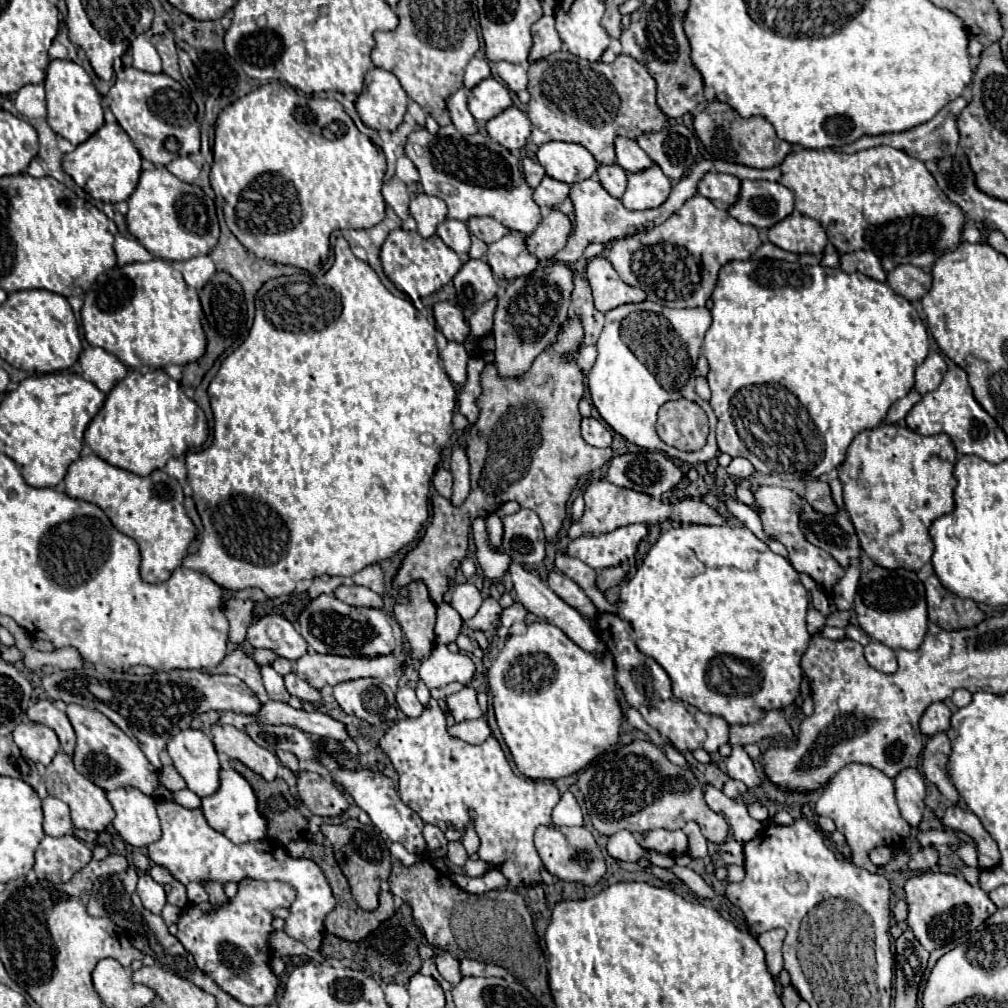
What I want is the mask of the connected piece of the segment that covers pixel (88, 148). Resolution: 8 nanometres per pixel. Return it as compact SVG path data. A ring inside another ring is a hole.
M103 124L89 140L79 144L73 152L63 156L63 170L81 186L89 196L99 202L121 202L131 196L141 174L141 156L119 124Z

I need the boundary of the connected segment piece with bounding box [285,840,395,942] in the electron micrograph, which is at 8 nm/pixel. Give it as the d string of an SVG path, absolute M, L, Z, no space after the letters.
M293 840L293 842L287 844L285 848L287 848L287 852L289 852L291 856L315 860L315 862L323 868L323 872L325 872L325 876L327 876L327 880L329 880L329 884L331 884L331 888L333 888L333 892L335 892L335 898L337 898L335 910L325 918L325 930L327 930L329 934L335 934L335 936L339 936L339 938L343 938L343 940L359 942L359 940L363 940L367 934L371 934L371 932L385 920L385 916L389 918L389 916L395 912L391 892L387 892L387 904L381 904L381 906L379 906L377 910L373 910L373 912L365 912L365 910L361 910L361 908L357 906L357 902L355 902L355 898L353 898L353 894L351 894L351 890L349 890L347 878L343 876L337 860L333 858L333 848L331 848L331 844L321 844L321 846L319 846L319 844L307 842L307 840Z

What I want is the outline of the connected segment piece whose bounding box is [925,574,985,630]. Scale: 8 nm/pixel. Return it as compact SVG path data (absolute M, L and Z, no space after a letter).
M933 574L925 580L929 620L943 630L973 628L985 620L985 612L967 598L959 598L945 590L939 578Z

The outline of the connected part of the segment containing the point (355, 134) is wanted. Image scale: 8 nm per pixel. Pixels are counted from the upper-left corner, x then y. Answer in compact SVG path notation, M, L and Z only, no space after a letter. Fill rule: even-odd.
M269 82L265 86L259 86L257 90L249 92L247 96L239 98L237 102L229 104L227 108L223 108L223 112L217 118L212 151L213 163L209 179L211 188L213 188L213 192L215 192L221 208L223 208L225 222L227 222L229 230L235 234L235 238L249 252L253 252L257 258L267 258L271 262L291 264L291 266L297 266L297 268L303 268L303 270L309 270L309 272L317 272L323 266L323 262L327 262L327 256L329 256L329 234L333 230L373 228L385 216L385 202L383 202L381 192L383 176L385 176L385 154L379 148L375 148L373 142L365 134L361 134L361 142L359 142L359 130L357 130L357 126L345 114L343 106L337 100L315 98L315 96L309 96L309 94L287 90L279 82Z

